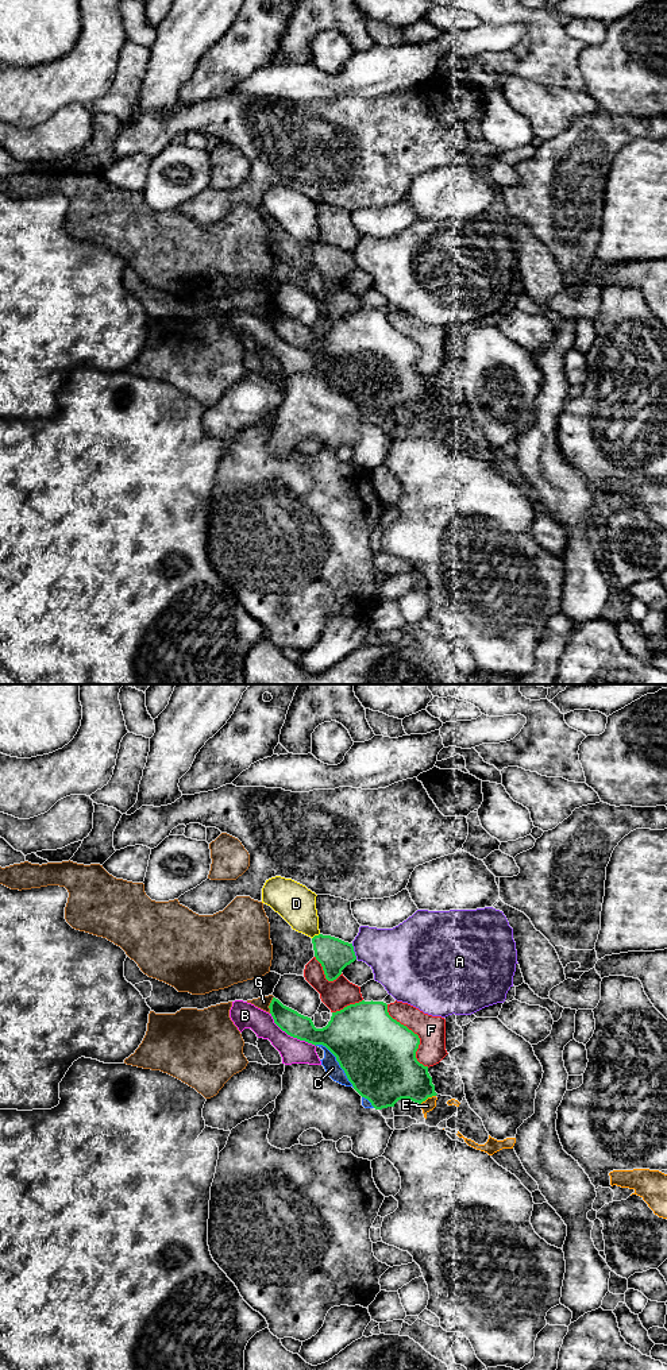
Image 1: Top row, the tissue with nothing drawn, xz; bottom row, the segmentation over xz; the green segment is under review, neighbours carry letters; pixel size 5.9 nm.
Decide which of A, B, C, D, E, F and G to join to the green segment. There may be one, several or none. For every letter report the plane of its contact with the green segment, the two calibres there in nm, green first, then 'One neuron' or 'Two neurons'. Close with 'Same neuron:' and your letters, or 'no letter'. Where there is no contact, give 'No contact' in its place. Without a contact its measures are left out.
A: Touches green in xz. Thickness 200 nm (green) against 320 nm. Two neurons
B: Touches green in xz. Thickness 150 nm (green) against 150 nm. Two neurons
C: Touches green in xz. Thickness 460 nm (green) against 90 nm. Two neurons
D: Touches green in xz. Thickness 200 nm (green) against 220 nm. Two neurons
E: Touches green in xz. Thickness 320 nm (green) against 70 nm. Two neurons
F: Touches green in xz. Thickness 440 nm (green) against 170 nm. Two neurons
G: Touches green in xz. Thickness 140 nm (green) against 80 nm. Two neurons
Same neuron: no letter

